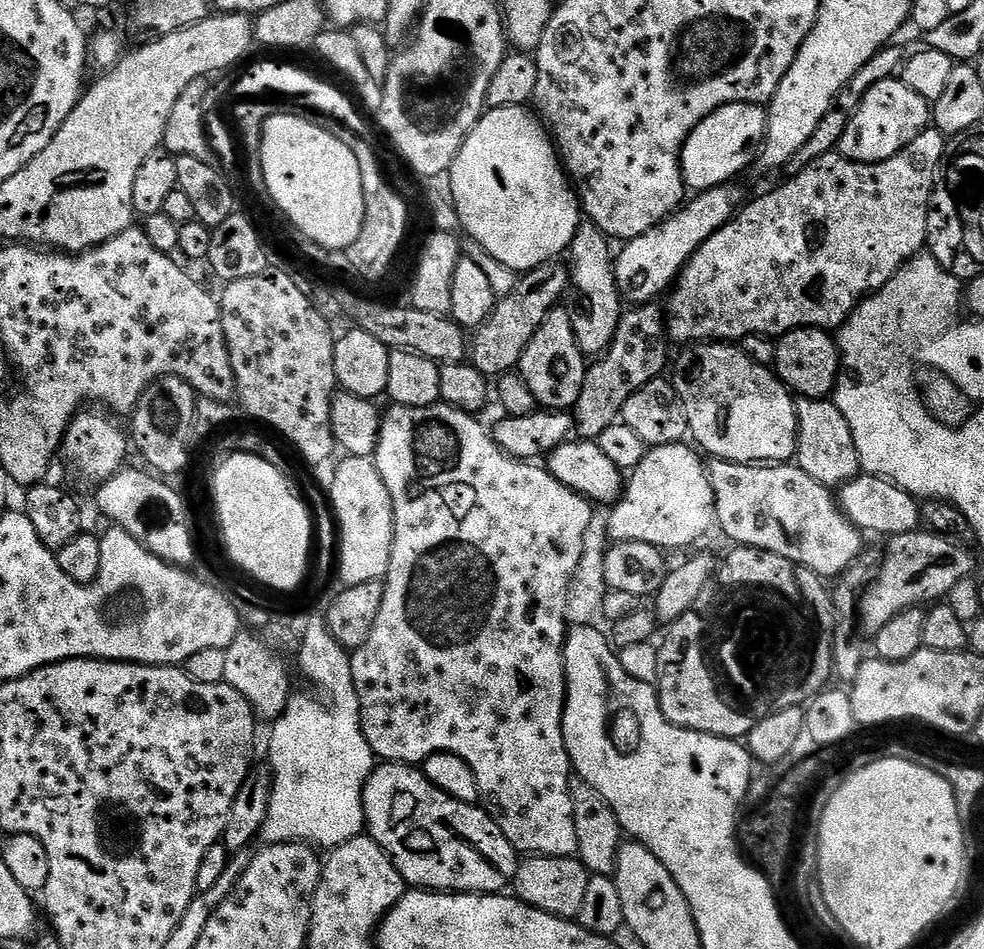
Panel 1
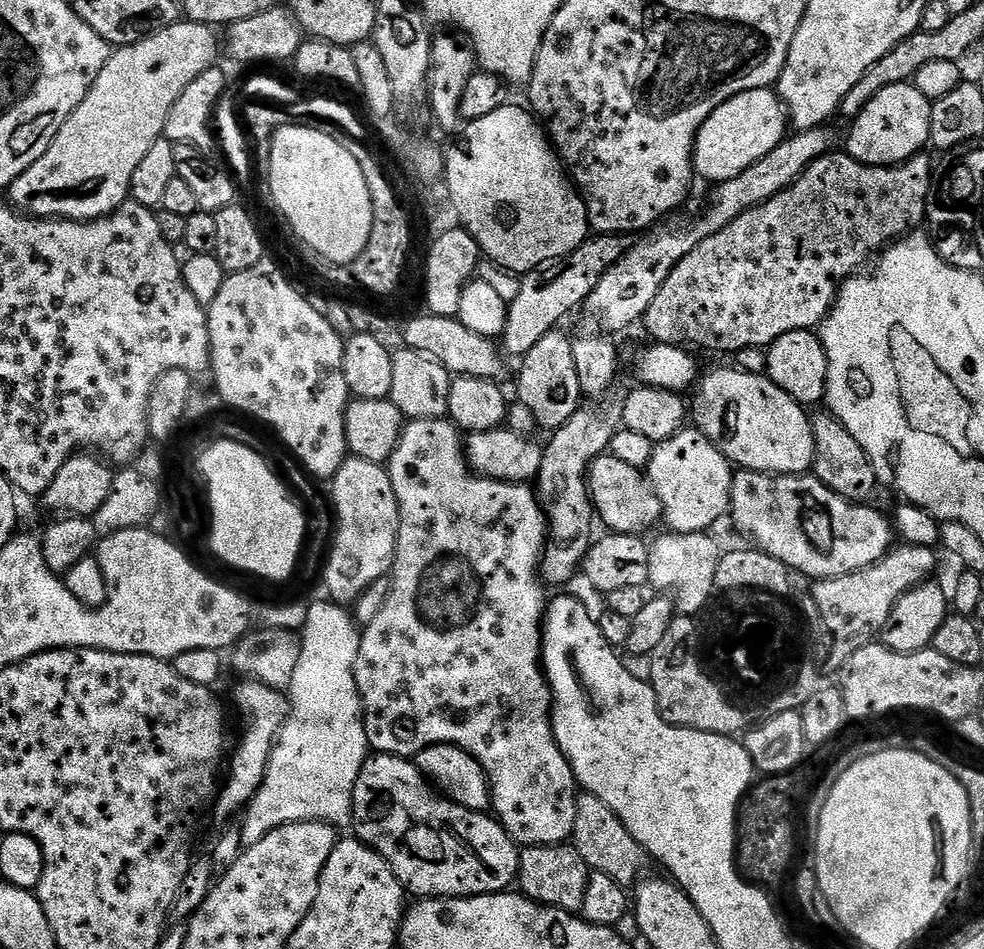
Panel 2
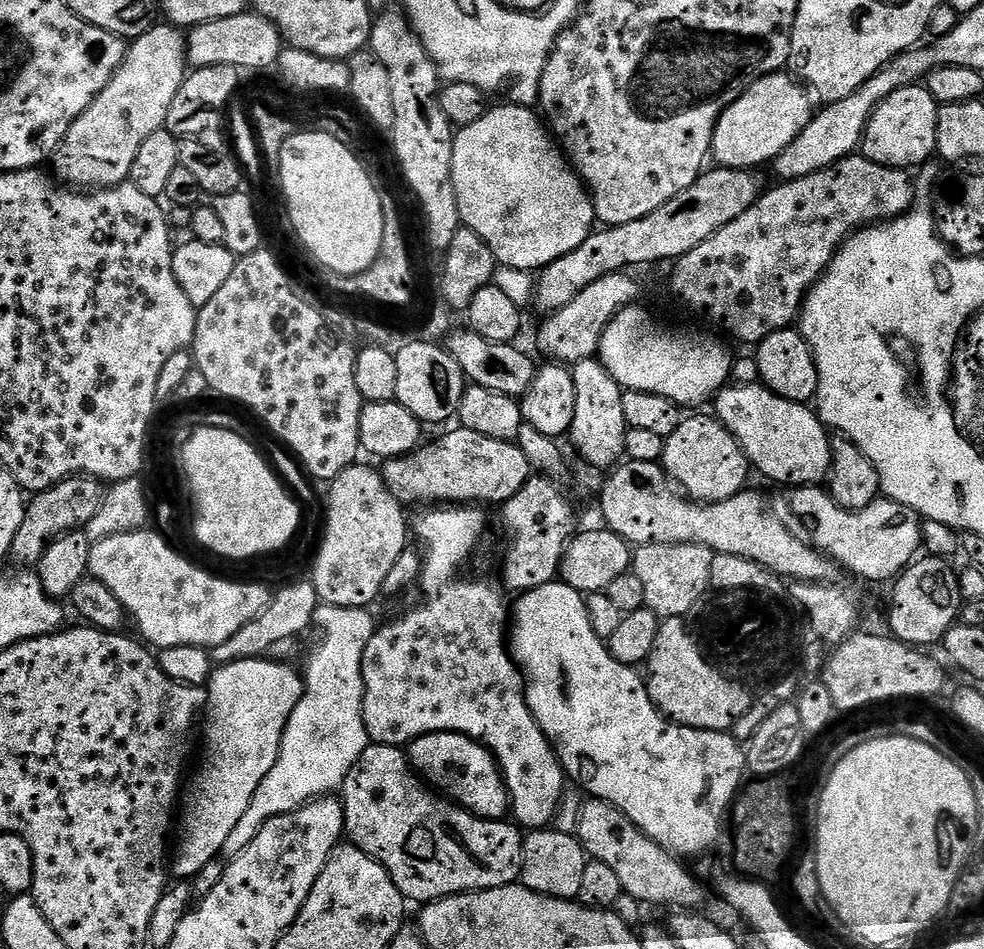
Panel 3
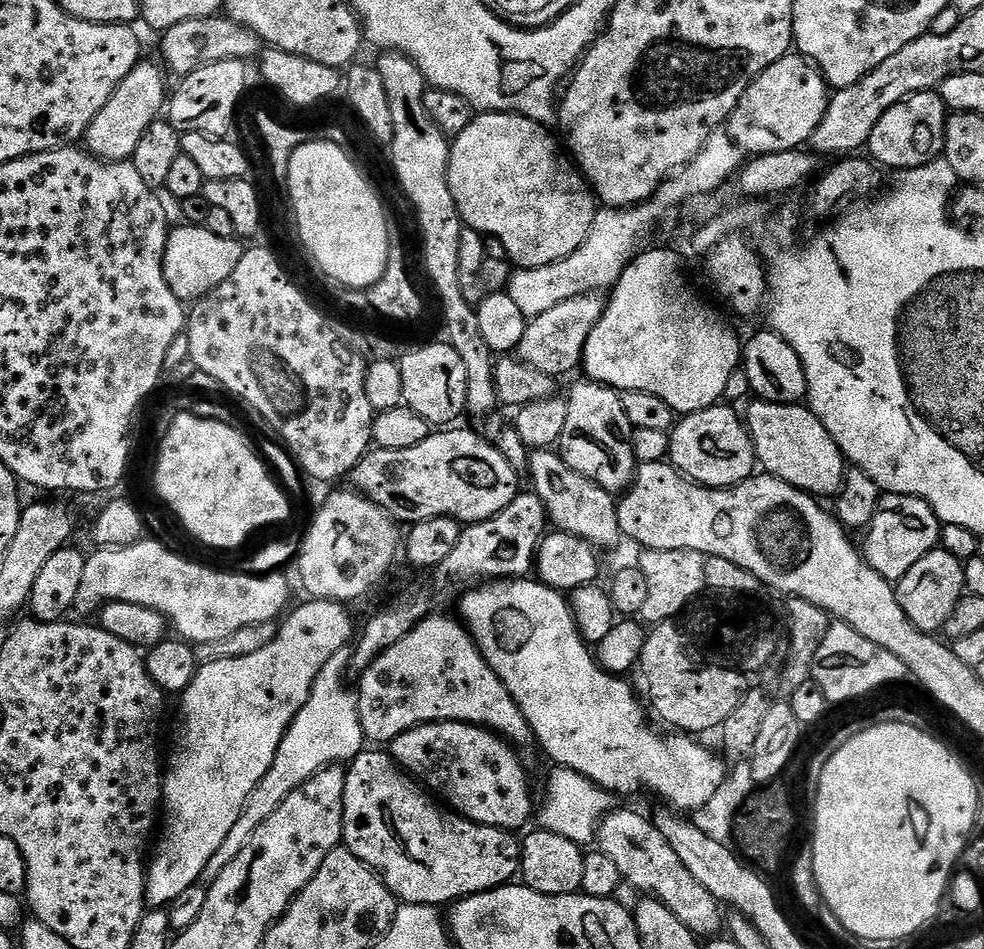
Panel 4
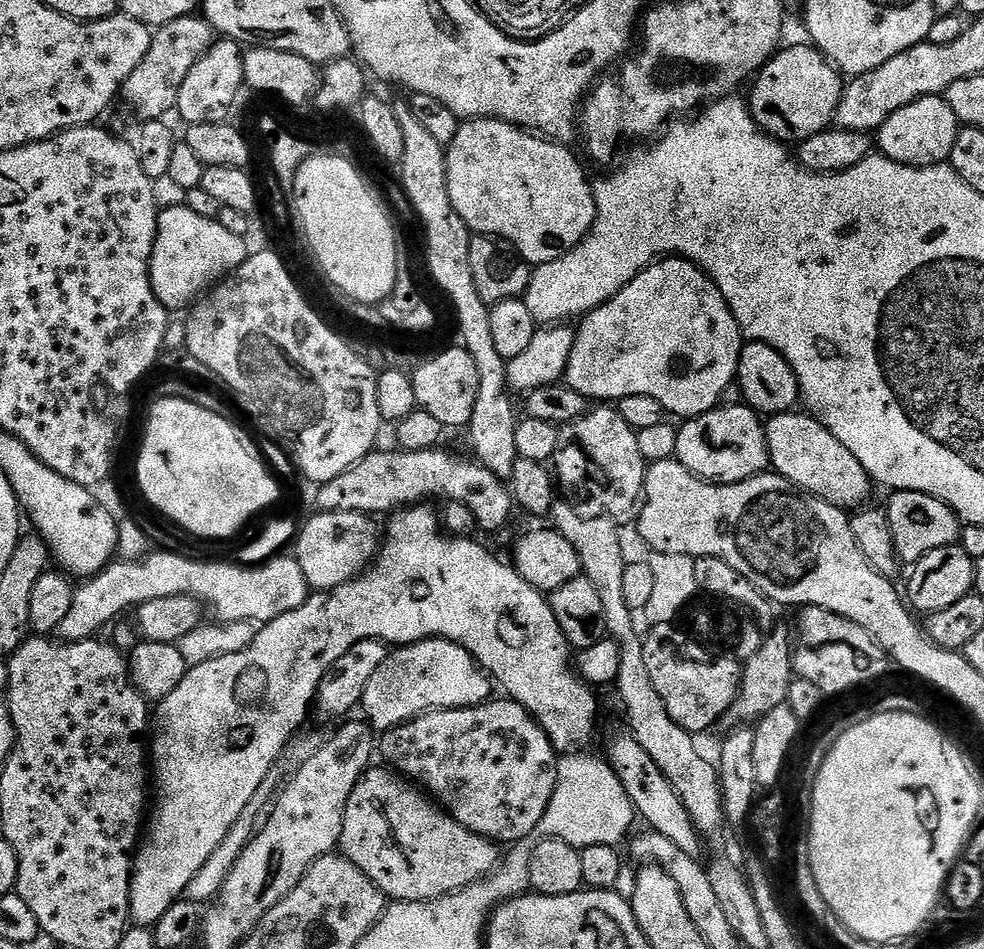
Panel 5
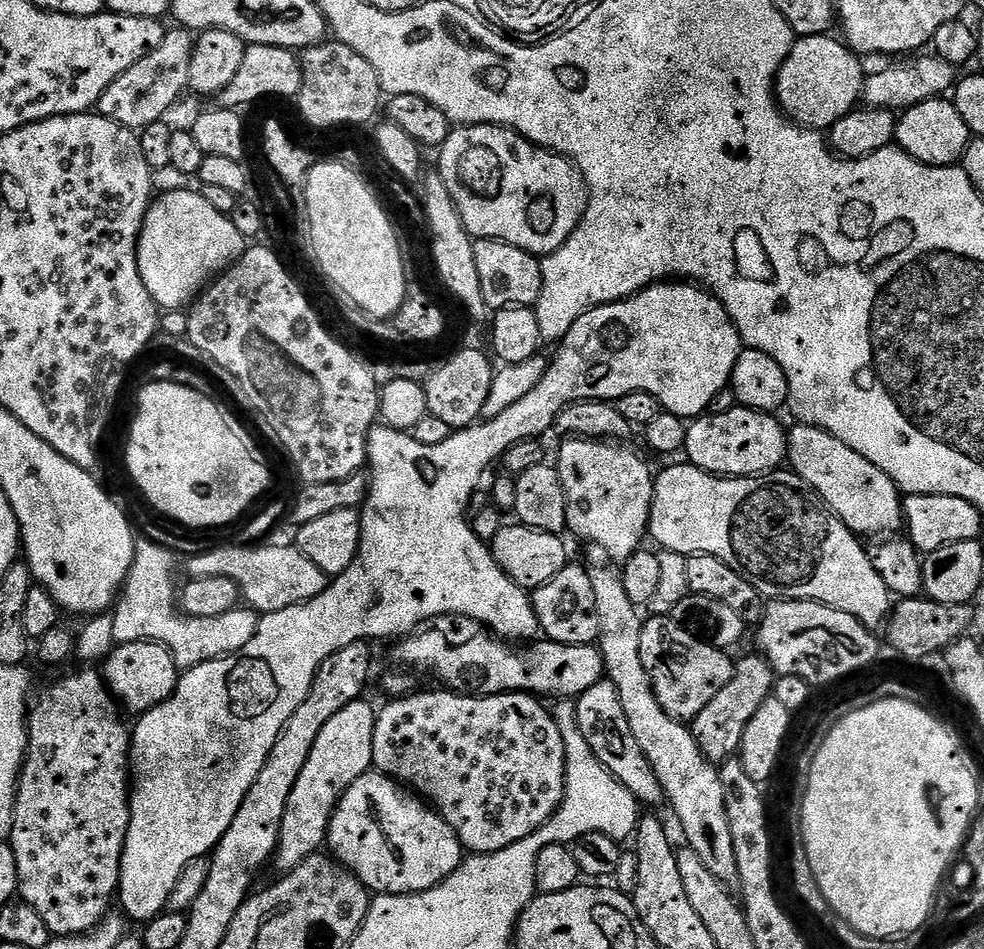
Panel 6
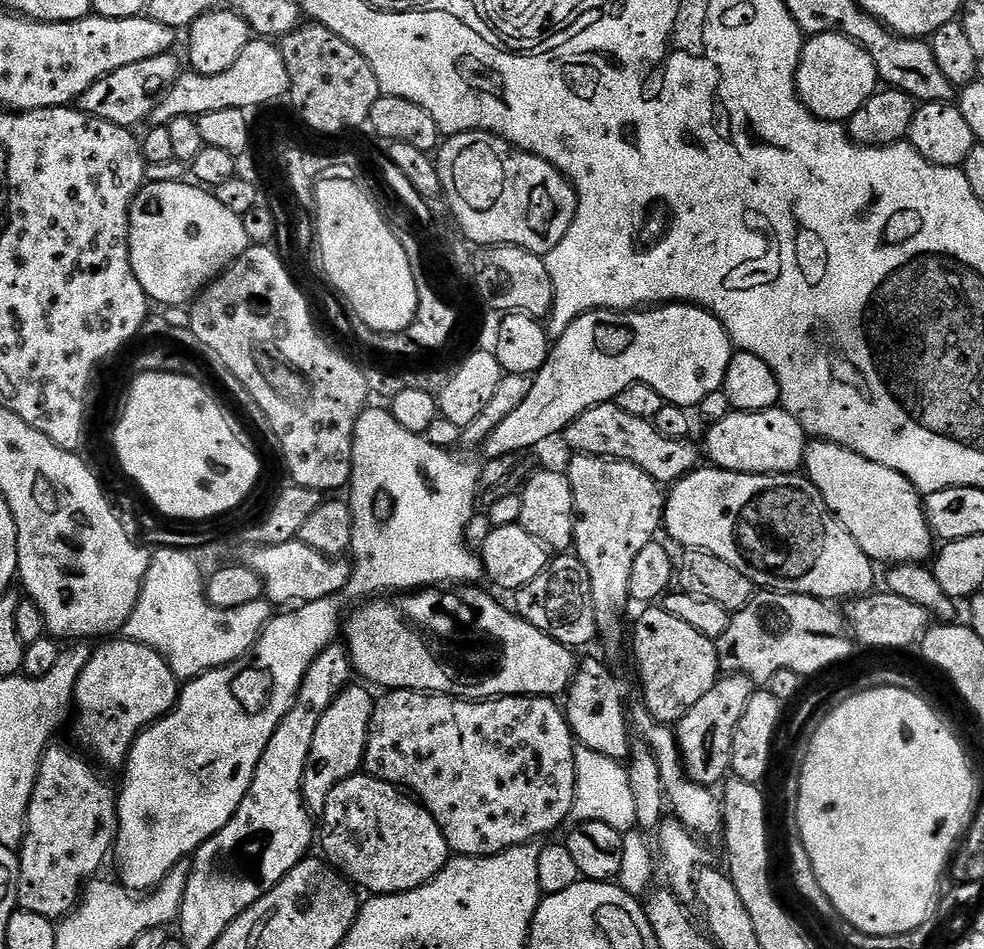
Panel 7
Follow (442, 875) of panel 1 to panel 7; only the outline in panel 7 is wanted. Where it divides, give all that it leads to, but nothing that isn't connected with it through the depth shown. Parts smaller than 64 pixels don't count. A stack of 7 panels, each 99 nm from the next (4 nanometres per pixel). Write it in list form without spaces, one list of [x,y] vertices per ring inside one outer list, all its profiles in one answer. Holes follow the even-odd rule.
[[[357,774],[346,778],[342,782],[338,782],[334,786],[334,790],[330,790],[330,798],[326,798],[326,806],[323,812],[318,816],[318,844],[324,847],[322,853],[323,859],[331,864],[337,872],[343,874],[353,885],[362,887],[368,891],[368,894],[375,894],[378,896],[393,896],[399,892],[409,892],[418,886],[422,886],[426,882],[430,882],[442,869],[448,864],[450,859],[450,849],[446,838],[442,834],[442,830],[438,826],[438,822],[434,822],[434,818],[426,809],[424,805],[417,802],[411,795],[405,794],[401,789],[394,784],[388,784],[384,780],[379,780],[367,774]]]

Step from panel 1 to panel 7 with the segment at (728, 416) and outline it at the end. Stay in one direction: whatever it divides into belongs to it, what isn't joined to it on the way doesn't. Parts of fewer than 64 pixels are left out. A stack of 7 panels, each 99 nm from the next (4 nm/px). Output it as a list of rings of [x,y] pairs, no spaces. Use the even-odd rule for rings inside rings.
[[[817,439],[808,445],[803,471],[822,494],[828,511],[834,513],[836,521],[854,538],[854,542],[858,542],[858,546],[862,546],[862,550],[873,562],[880,563],[881,560],[884,566],[918,564],[933,555],[934,537],[924,513],[921,493],[902,474],[898,474],[898,470],[878,466],[878,462],[870,462],[870,458],[862,458],[862,454],[843,448],[840,444]]]

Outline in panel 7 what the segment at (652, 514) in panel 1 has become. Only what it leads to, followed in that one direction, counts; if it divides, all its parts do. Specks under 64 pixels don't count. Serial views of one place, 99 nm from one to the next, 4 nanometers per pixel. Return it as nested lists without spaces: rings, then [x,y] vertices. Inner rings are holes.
[[[777,406],[761,412],[733,410],[722,422],[707,429],[708,437],[702,443],[713,465],[728,472],[751,472],[758,476],[787,476],[803,469],[804,456],[808,453],[810,437],[804,427],[787,408]]]

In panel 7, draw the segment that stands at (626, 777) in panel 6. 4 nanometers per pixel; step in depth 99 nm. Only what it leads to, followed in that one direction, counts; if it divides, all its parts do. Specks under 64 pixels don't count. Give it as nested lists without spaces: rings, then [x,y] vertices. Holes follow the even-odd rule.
[[[581,659],[577,663],[572,685],[566,693],[568,724],[572,728],[573,737],[581,745],[606,758],[624,762],[628,759],[630,747],[630,722],[626,717],[626,704],[624,708],[620,684],[616,681],[615,674],[607,668],[609,665],[603,659],[600,660]]]

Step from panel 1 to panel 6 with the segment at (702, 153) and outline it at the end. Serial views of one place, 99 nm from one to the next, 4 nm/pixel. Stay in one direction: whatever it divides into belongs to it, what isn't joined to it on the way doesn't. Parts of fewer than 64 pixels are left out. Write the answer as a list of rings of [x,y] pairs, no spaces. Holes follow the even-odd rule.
[[[832,34],[799,37],[776,75],[776,102],[780,105],[781,112],[795,124],[801,124],[803,128],[831,128],[834,122],[838,122],[838,118],[853,111],[861,103],[864,95],[866,71],[864,72],[863,66],[860,65],[861,57],[853,52],[843,39],[835,40],[834,37]]]

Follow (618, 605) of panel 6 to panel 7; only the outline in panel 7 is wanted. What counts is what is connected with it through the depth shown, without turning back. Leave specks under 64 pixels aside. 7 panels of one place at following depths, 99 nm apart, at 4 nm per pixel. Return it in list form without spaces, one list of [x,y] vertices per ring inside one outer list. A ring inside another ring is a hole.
[[[636,702],[630,708],[630,724],[635,735],[654,750],[654,758],[658,760],[658,770],[662,772],[662,786],[670,812],[676,820],[680,821],[692,836],[705,838],[704,836],[719,837],[724,830],[724,809],[719,795],[716,796],[711,787],[694,782],[686,774],[684,762],[680,759],[680,747],[676,741],[675,731],[669,725],[661,724],[648,712],[643,702]]]

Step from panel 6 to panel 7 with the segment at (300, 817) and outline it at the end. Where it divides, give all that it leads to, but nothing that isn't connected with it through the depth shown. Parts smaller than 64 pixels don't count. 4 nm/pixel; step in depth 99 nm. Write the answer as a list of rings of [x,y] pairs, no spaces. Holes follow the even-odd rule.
[[[353,682],[341,690],[334,702],[330,702],[314,730],[310,754],[306,758],[306,770],[302,774],[304,805],[313,814],[323,812],[326,798],[330,798],[330,790],[334,790],[338,782],[357,775],[364,767],[366,742],[374,707],[374,696],[367,690],[369,691],[360,682]]]

